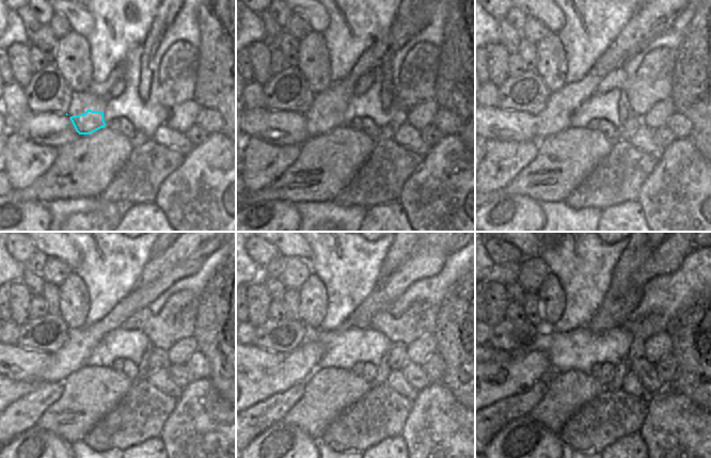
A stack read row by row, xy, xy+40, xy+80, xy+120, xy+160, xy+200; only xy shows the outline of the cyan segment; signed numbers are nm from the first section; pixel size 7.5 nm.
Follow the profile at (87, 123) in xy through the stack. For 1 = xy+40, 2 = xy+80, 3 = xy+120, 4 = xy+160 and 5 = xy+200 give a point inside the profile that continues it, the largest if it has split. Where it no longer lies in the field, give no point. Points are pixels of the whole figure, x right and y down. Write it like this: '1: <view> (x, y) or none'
1: xy+40 (320, 124)
2: xy+80 (546, 127)
3: xy+120 (65, 361)
4: xy+160 (257, 384)
5: xy+200 (496, 381)

